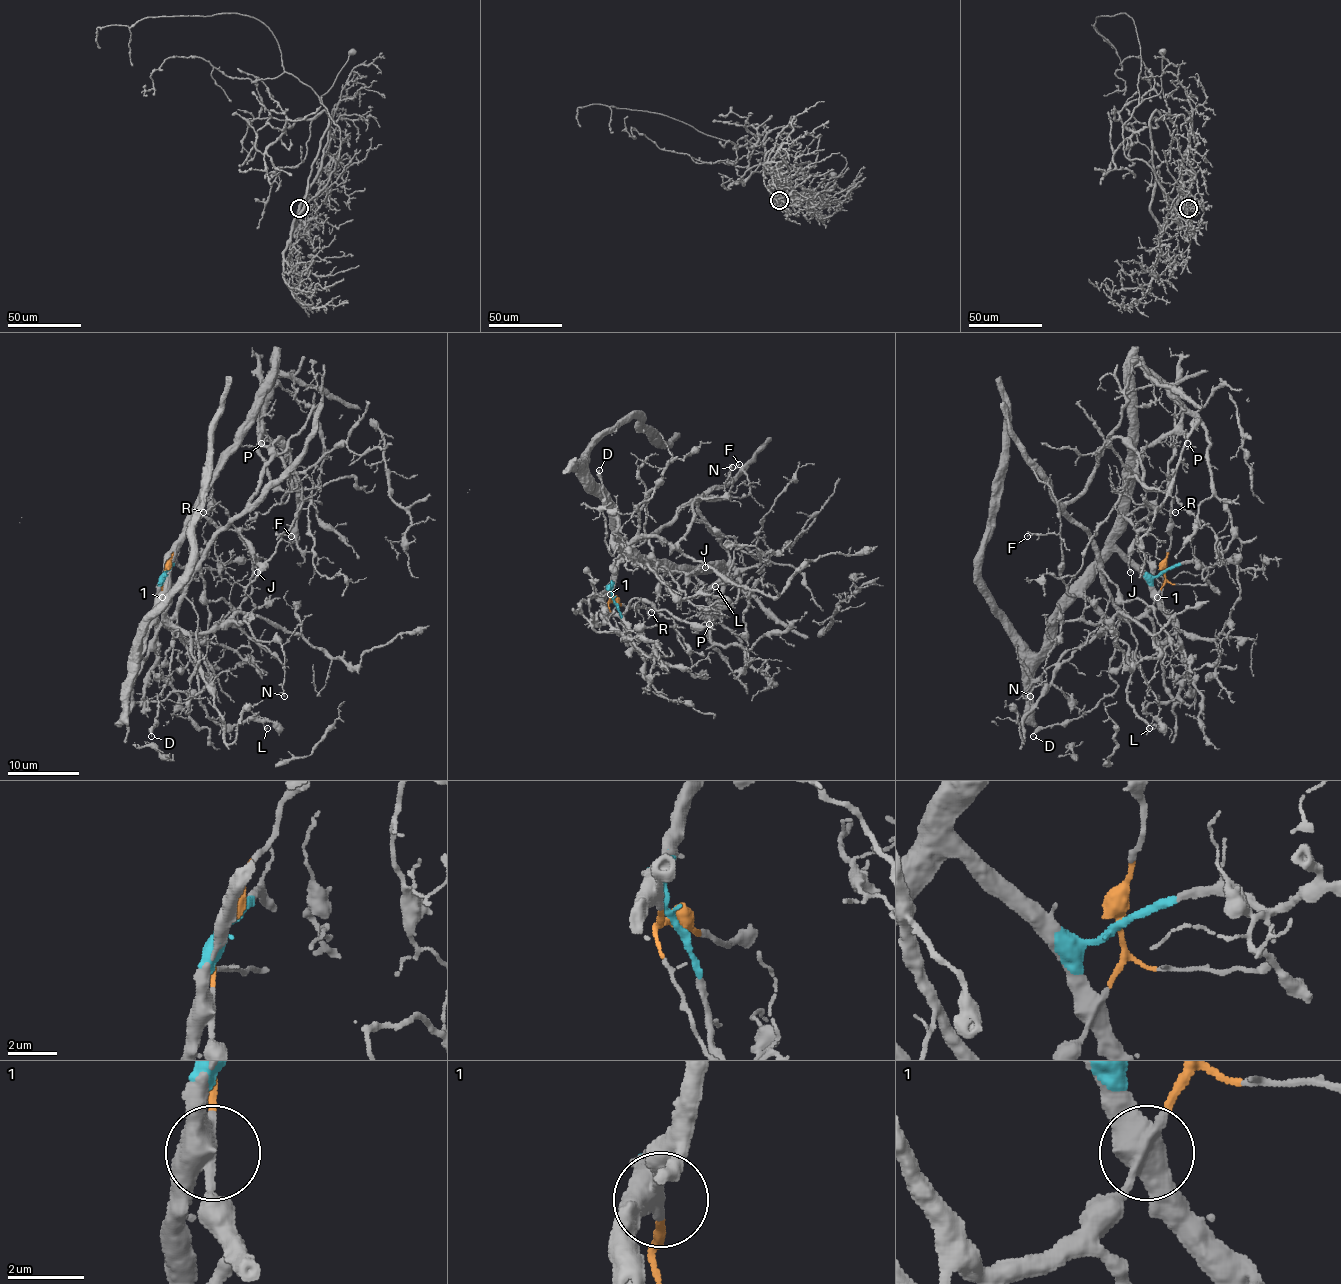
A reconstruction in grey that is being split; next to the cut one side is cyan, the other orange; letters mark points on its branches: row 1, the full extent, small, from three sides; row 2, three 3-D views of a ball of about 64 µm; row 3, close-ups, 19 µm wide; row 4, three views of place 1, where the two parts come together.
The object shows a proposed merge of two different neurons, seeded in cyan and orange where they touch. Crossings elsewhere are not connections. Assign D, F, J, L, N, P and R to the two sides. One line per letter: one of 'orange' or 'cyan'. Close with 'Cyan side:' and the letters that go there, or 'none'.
D: orange
F: orange
J: cyan
L: cyan
N: cyan
P: cyan
R: orange
Cyan side: J, L, N, P

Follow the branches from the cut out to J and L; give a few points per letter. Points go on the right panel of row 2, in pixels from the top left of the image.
J: (1163, 570), (1156, 576), (1147, 576), (1115, 544), (1115, 529), (1124, 517), (1136, 533), (1129, 551), (1131, 572)
L: (1163, 570), (1142, 576), (1115, 551), (1084, 590), (1127, 646), (1127, 703), (1149, 723), (1158, 719), (1149, 728)

